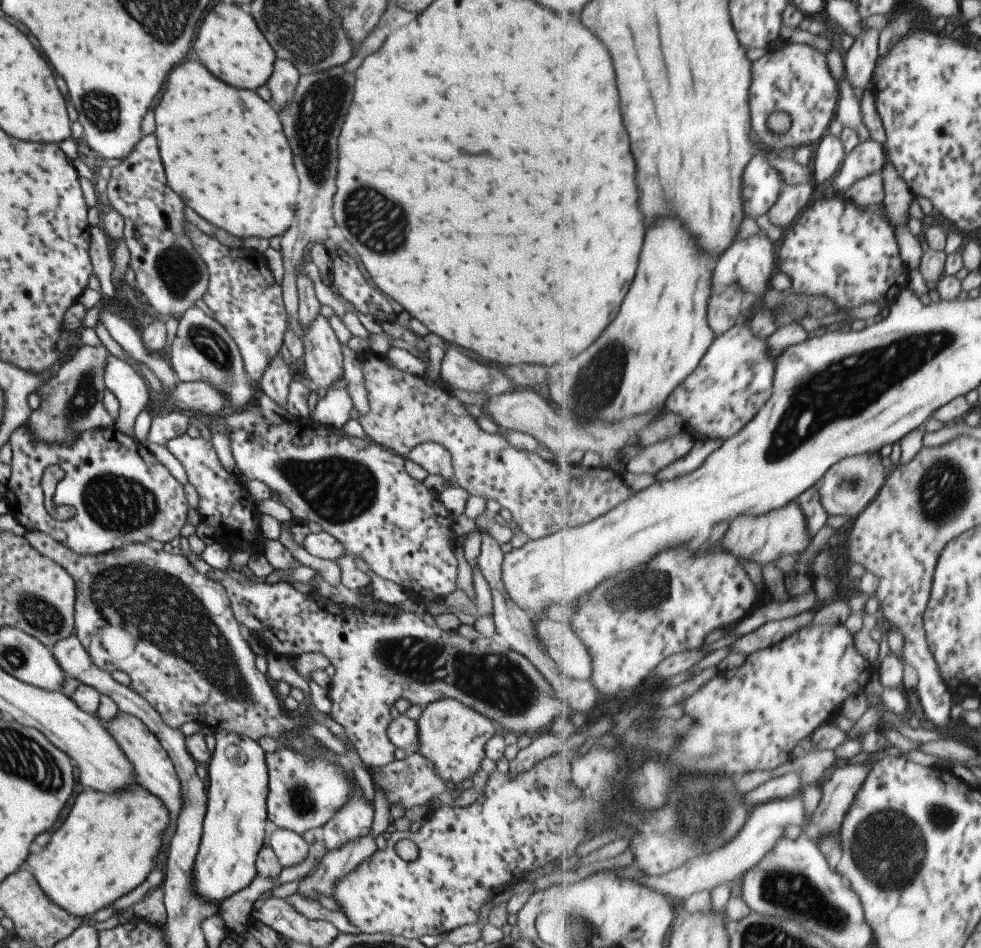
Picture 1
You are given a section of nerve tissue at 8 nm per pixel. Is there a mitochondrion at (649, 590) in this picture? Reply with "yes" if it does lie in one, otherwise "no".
yes

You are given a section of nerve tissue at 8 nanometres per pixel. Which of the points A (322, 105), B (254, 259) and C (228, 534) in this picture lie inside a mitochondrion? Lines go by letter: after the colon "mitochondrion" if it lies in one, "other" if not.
A: mitochondrion
B: other
C: other

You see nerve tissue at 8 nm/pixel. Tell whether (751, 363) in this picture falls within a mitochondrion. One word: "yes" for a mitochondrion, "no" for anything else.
yes

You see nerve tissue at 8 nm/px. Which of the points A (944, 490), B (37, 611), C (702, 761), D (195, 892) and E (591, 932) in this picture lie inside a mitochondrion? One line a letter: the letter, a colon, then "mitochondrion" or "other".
A: mitochondrion
B: mitochondrion
C: mitochondrion
D: other
E: mitochondrion

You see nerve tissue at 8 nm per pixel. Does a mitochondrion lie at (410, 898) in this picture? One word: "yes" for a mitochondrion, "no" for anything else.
no

